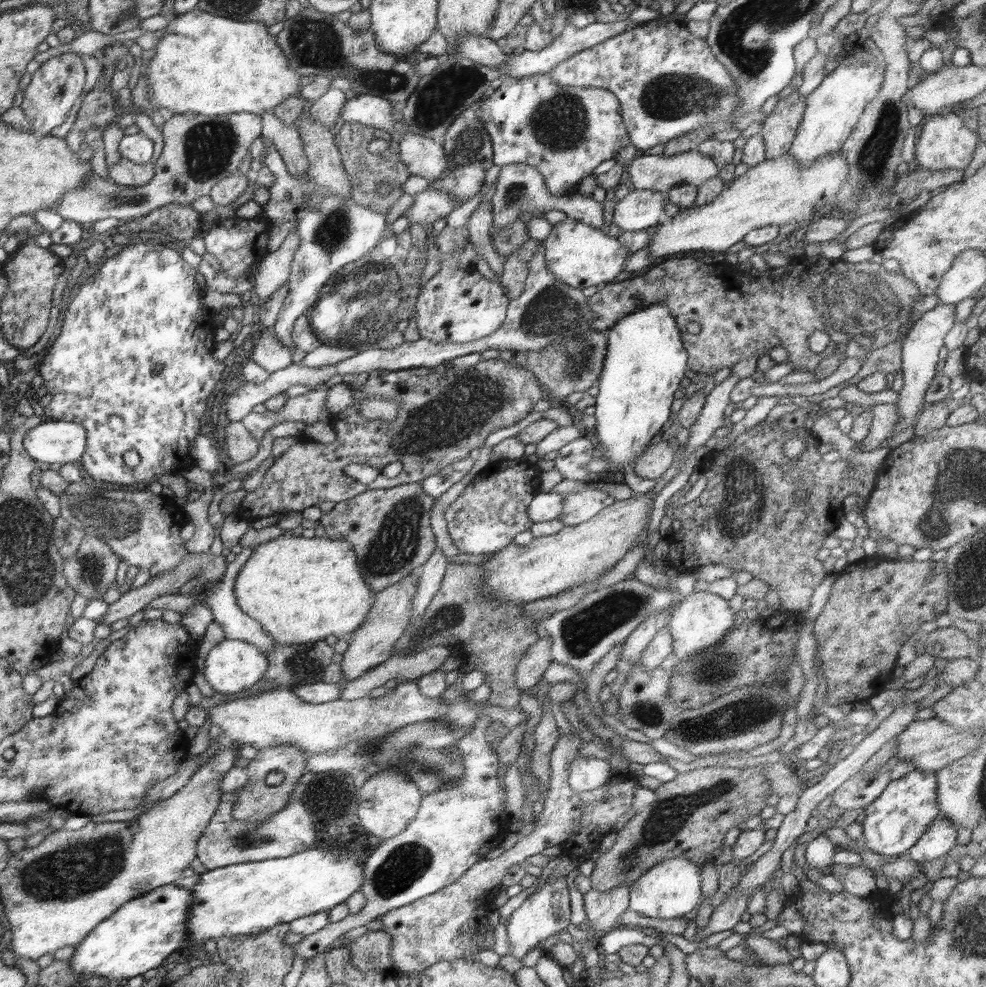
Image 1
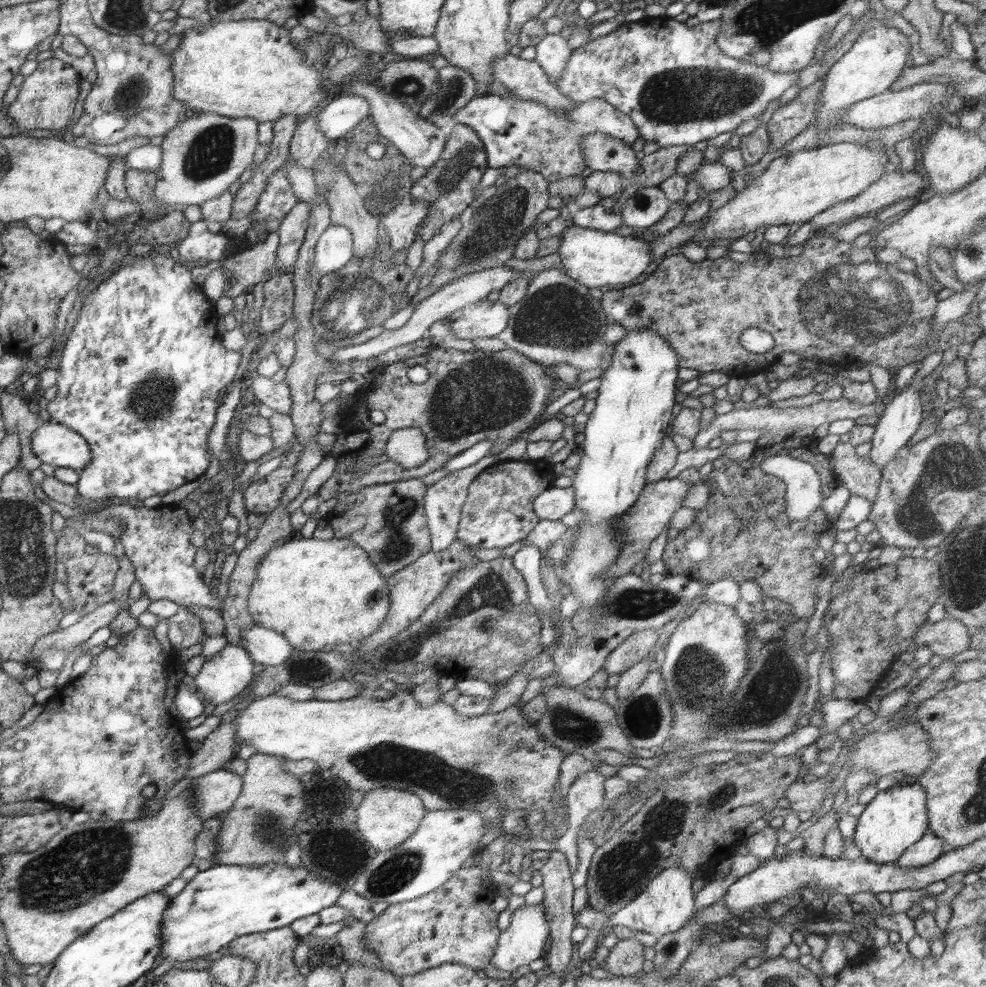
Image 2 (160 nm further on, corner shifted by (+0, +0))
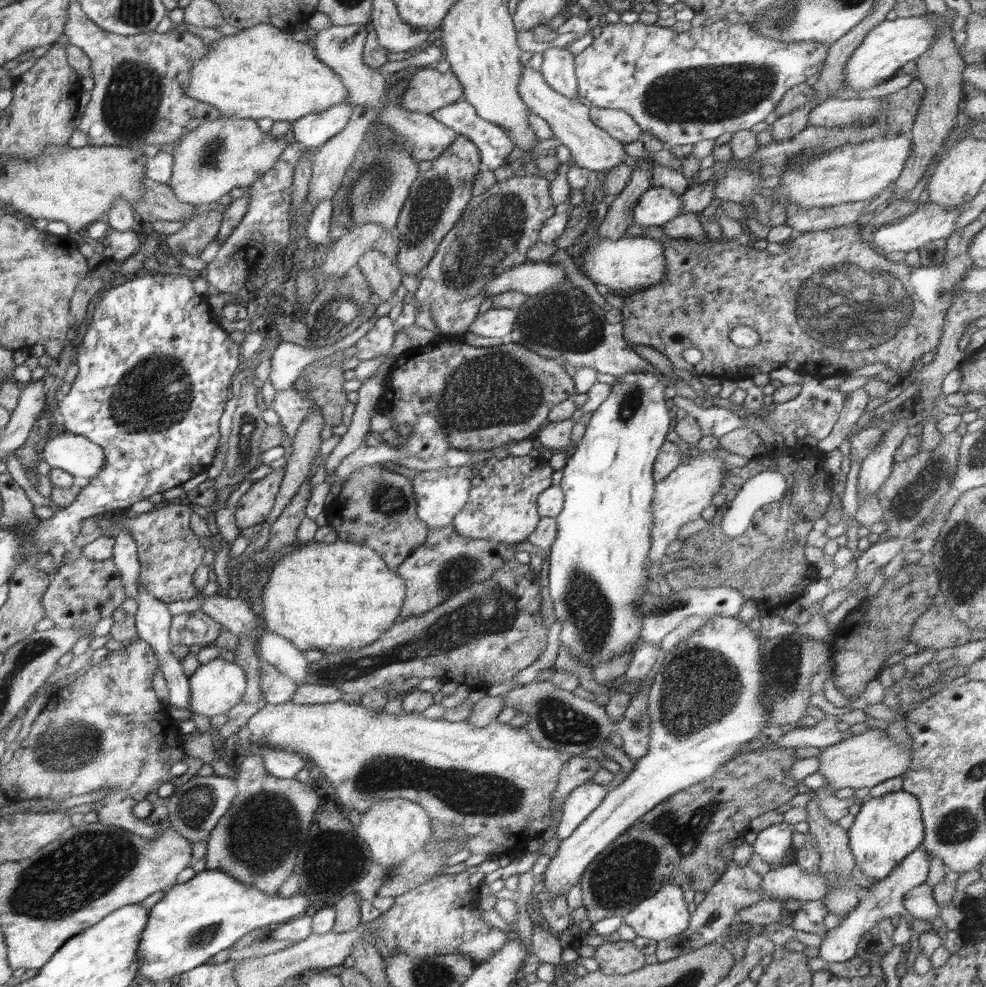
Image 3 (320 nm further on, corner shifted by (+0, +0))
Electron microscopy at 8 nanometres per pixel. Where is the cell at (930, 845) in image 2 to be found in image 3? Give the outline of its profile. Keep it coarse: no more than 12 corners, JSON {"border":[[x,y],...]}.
{"border":[[922,846],[861,894],[822,936],[819,957],[843,963],[881,920],[905,915],[909,890],[928,878]]}

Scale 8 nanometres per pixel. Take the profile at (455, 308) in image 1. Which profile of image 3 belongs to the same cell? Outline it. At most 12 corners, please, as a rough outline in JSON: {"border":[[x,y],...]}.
{"border":[[493,306],[474,319],[470,331],[486,338],[513,332],[514,309]]}

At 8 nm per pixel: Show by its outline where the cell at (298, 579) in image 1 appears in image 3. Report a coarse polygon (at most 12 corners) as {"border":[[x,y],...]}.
{"border":[[368,546],[275,560],[266,631],[324,655],[397,624],[402,577]]}

